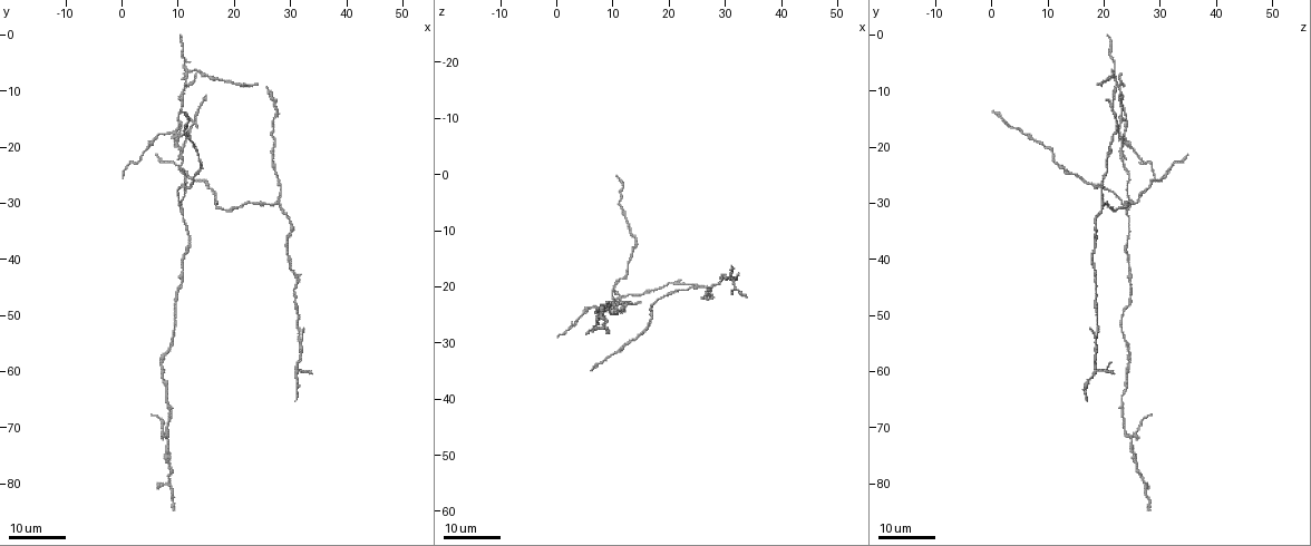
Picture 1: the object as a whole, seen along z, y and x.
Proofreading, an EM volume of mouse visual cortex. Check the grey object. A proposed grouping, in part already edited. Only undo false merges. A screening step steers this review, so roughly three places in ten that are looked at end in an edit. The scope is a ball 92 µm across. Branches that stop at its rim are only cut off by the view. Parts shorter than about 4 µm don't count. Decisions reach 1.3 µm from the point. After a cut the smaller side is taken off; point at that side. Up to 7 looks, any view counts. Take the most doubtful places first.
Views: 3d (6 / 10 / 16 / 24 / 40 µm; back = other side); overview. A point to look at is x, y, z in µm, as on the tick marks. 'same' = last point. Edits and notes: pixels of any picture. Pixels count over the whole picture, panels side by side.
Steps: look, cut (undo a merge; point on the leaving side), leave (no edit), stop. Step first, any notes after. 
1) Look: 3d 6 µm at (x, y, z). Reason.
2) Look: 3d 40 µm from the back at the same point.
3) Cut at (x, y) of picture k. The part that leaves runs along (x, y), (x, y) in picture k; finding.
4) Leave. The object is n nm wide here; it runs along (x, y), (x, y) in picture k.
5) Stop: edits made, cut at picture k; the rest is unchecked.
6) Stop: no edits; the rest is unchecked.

Look: 3d 24 µm at (10.0, 31.0, 24.0).

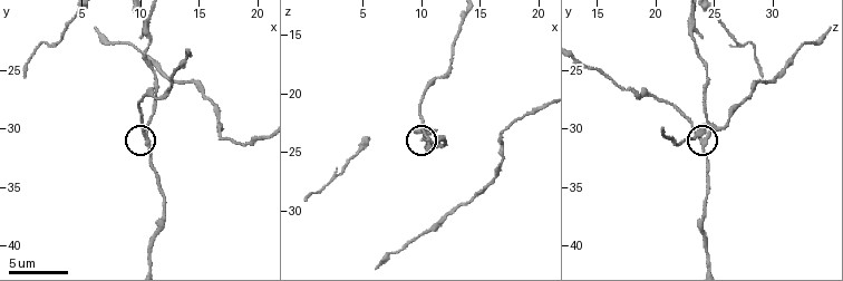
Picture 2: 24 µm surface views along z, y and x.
Look: 3d 6 µm at (10.6, 31.0, 24.0).

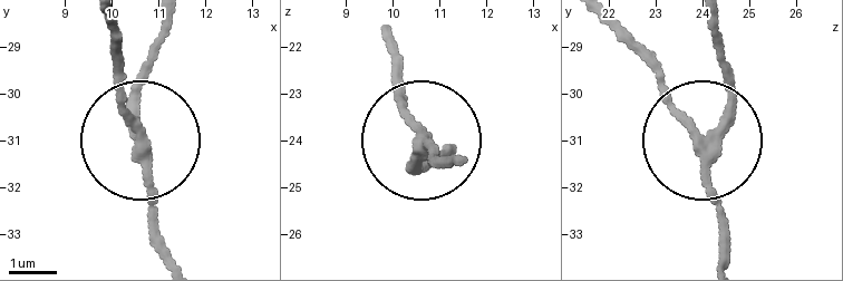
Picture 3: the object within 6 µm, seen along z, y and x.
Leave. It runs along (170, 19), (142, 90), (142, 131), (117, 90), (117, 23) in picture 3; all the same neuron.

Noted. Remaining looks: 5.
Look: 3d 16 µm at (12.0, 6.0, 22.0). A fork.

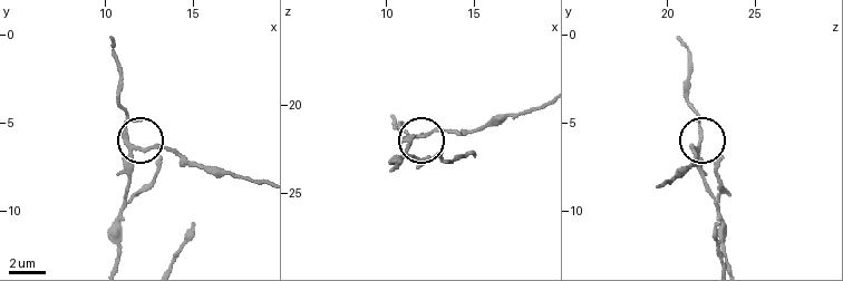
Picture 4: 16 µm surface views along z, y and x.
Look: 3d 6 µm at (11.9, 6.4, 21.9). Closer look.

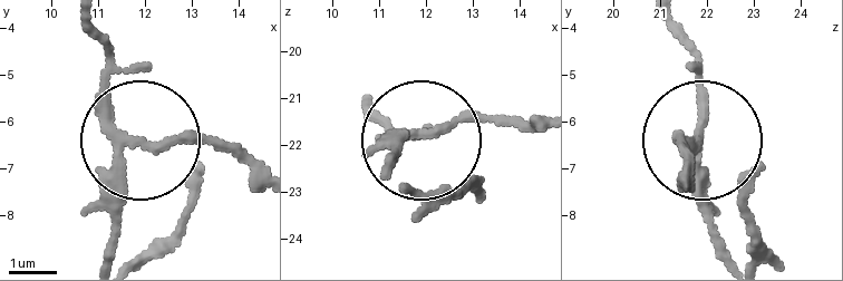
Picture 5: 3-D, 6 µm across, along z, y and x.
Cut at (197, 131) of picture 5. 3 arms meet here; the part that leaves runs along (133, 141), (224, 141), (260, 160) in picture 5; two neurons meet here.

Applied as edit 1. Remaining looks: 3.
Look: overview.

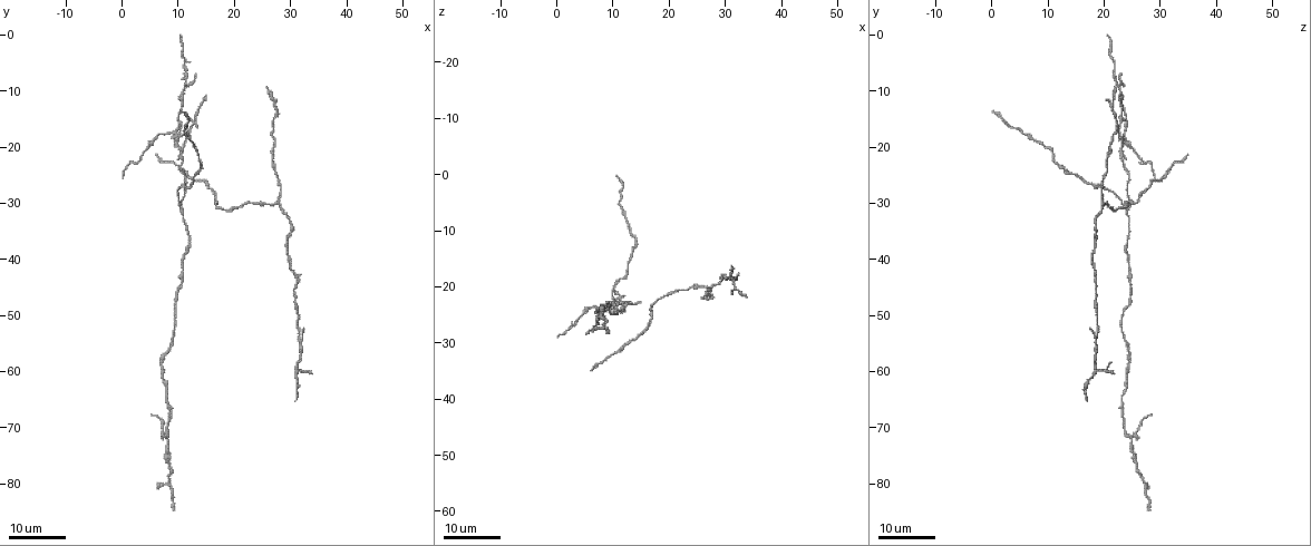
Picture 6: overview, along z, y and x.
Look: 3d 16 µm at (27.5, 30.0, 20.0). Three arms meet.

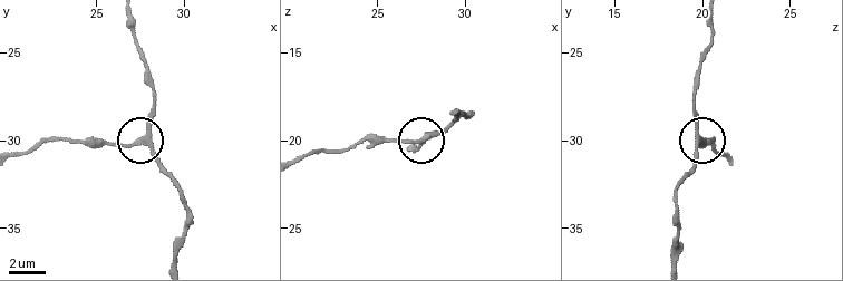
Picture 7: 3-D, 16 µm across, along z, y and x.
Look: 3d 6 µm at (28.0, 30.1, 19.6).

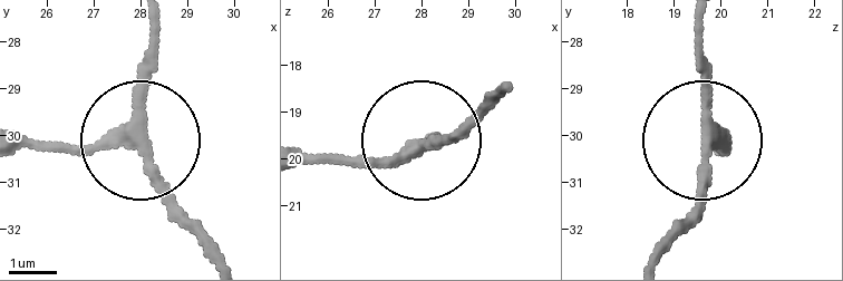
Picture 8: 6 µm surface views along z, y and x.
Leave. The object is 250 nm wide here; it runs along (21, 145), (137, 141), (154, 26) in picture 8; one neuron here.

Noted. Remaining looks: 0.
Stop: edits made, cut at picture 5; the rest is unchecked.

